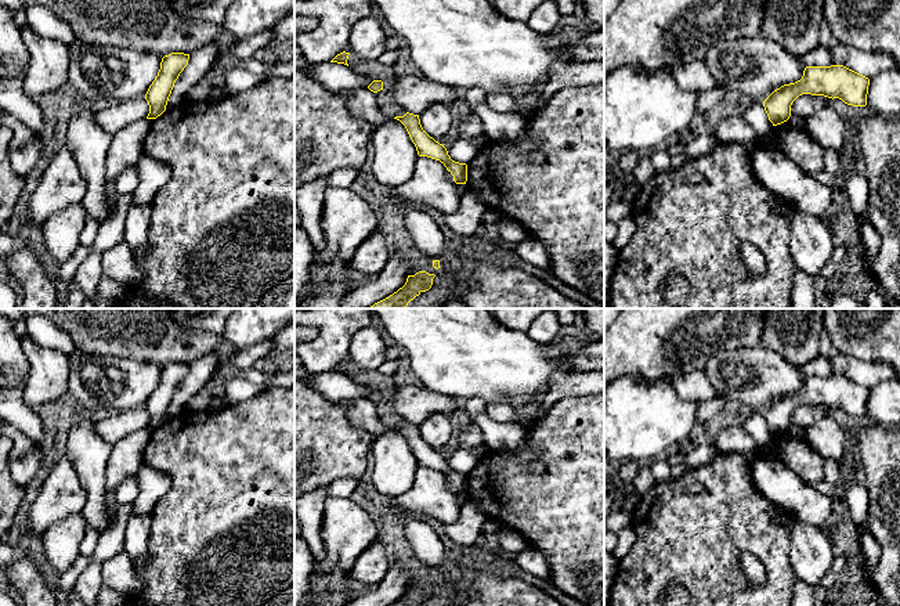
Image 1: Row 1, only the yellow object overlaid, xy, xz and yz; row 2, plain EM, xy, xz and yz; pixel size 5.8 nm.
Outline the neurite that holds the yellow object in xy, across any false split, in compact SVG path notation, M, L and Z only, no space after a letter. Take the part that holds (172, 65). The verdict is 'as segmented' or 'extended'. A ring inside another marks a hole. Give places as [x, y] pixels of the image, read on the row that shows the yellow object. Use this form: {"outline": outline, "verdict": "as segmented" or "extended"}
{"outline": "M171 53L162 58L158 76L145 94L145 100L149 105L149 113L147 119L156 119L166 111L174 83L188 65L188 59L189 54L184 53Z", "verdict": "as segmented"}

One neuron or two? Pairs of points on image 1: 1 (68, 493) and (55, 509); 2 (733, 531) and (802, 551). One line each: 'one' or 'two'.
1: one
2: two

